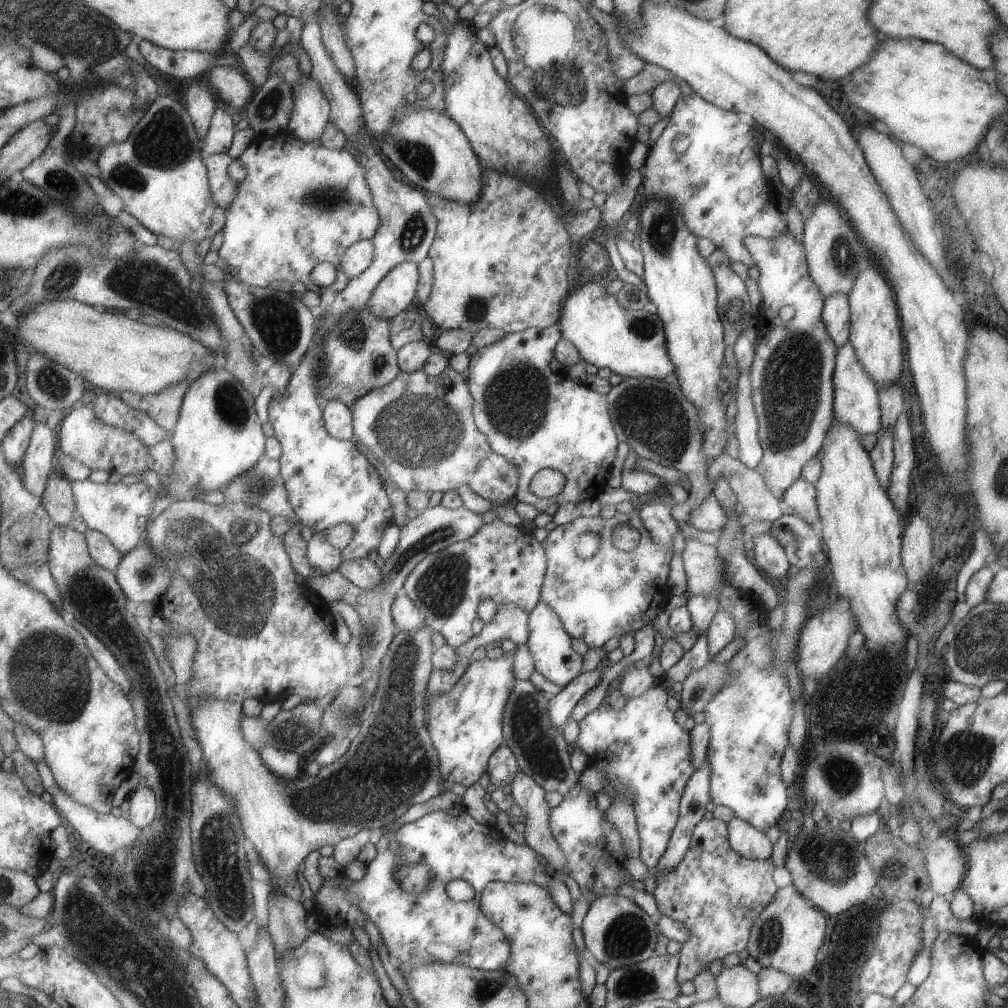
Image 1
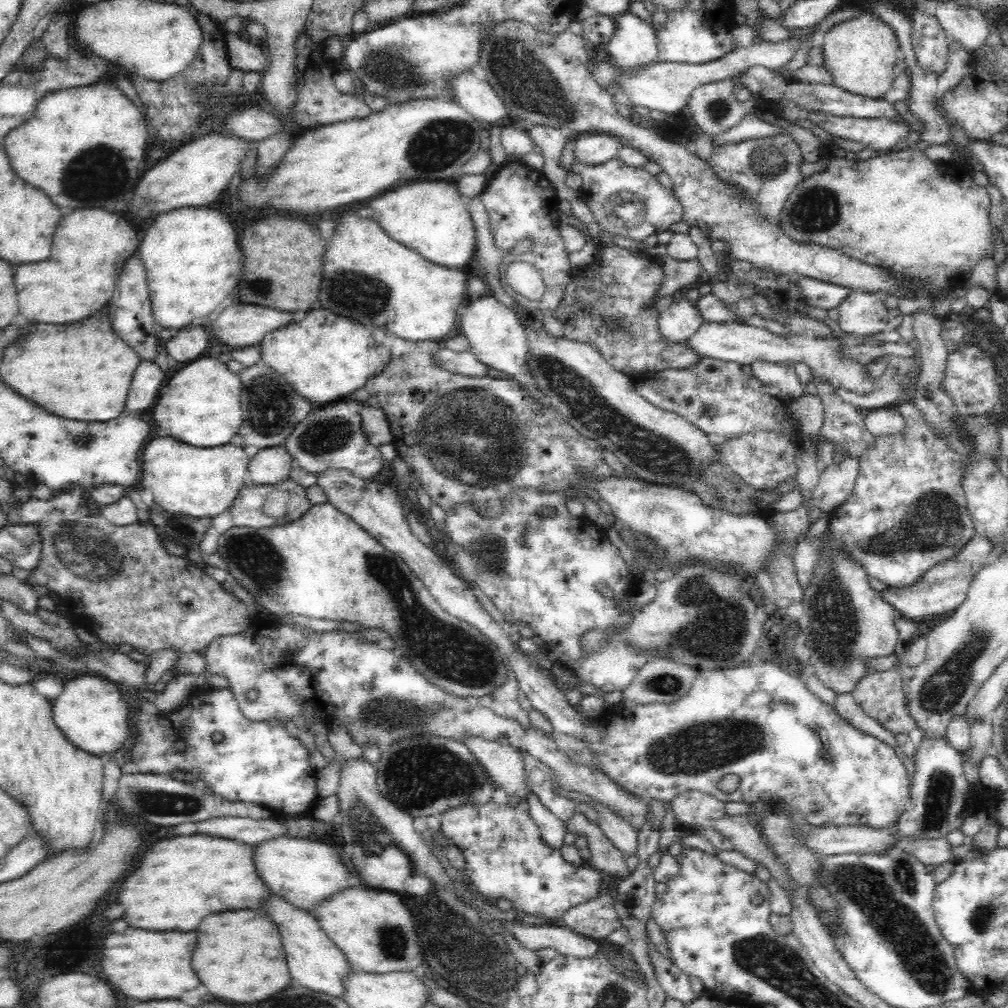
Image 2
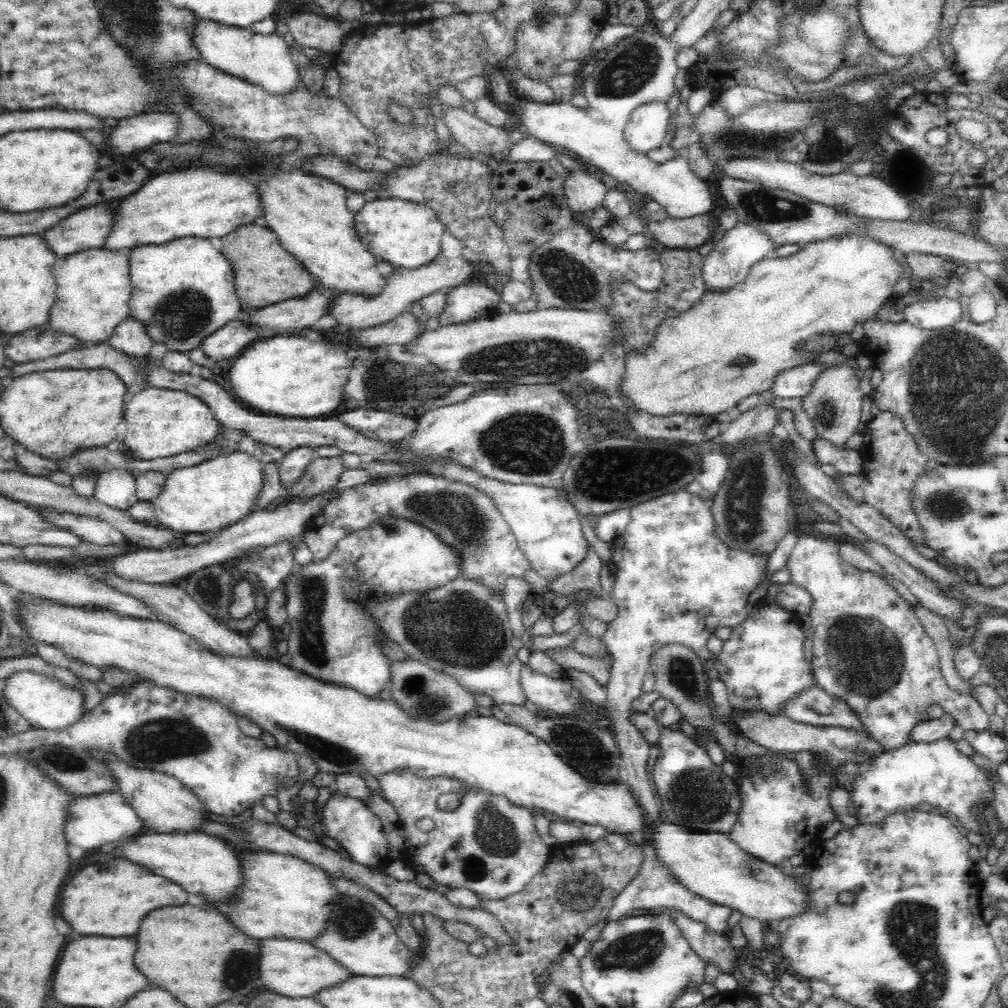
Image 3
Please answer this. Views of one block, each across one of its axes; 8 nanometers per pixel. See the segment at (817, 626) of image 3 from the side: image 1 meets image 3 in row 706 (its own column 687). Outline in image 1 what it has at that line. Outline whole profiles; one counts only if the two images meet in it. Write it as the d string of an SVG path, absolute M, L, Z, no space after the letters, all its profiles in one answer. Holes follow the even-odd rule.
M703 818L692 828L690 843L687 852L682 856L680 863L674 868L660 875L652 892L656 907L660 915L676 920L684 924L690 932L689 940L686 940L677 954L678 967L676 981L681 983L691 981L701 969L707 969L713 960L721 960L723 957L739 954L746 947L750 928L759 913L773 898L776 891L773 883L773 866L770 858L767 860L749 860L739 856L729 848L727 840L726 824L719 819L705 820Z

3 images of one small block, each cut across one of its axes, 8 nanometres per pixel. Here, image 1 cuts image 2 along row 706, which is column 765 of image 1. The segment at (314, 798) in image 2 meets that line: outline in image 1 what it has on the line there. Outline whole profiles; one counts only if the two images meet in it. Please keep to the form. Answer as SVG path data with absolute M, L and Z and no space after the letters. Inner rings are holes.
M689 93L688 95L683 95L677 99L673 110L669 116L669 120L666 123L664 129L662 130L660 136L657 138L655 144L648 149L646 154L646 159L644 161L642 173L642 184L643 192L647 200L649 199L666 199L670 206L674 209L674 212L681 217L681 220L685 223L685 226L696 236L696 237L705 237L709 239L714 245L715 248L725 252L727 258L730 262L741 262L747 268L751 268L751 265L754 264L751 255L747 248L744 245L744 239L748 237L763 237L768 239L771 237L776 237L778 234L781 234L786 230L786 218L785 215L777 208L775 203L775 192L769 180L766 179L766 176L763 174L760 165L760 152L762 146L759 142L760 135L755 132L753 126L750 124L750 121L742 117L736 112L726 111L725 109L719 108L706 100L703 100L698 94Z

